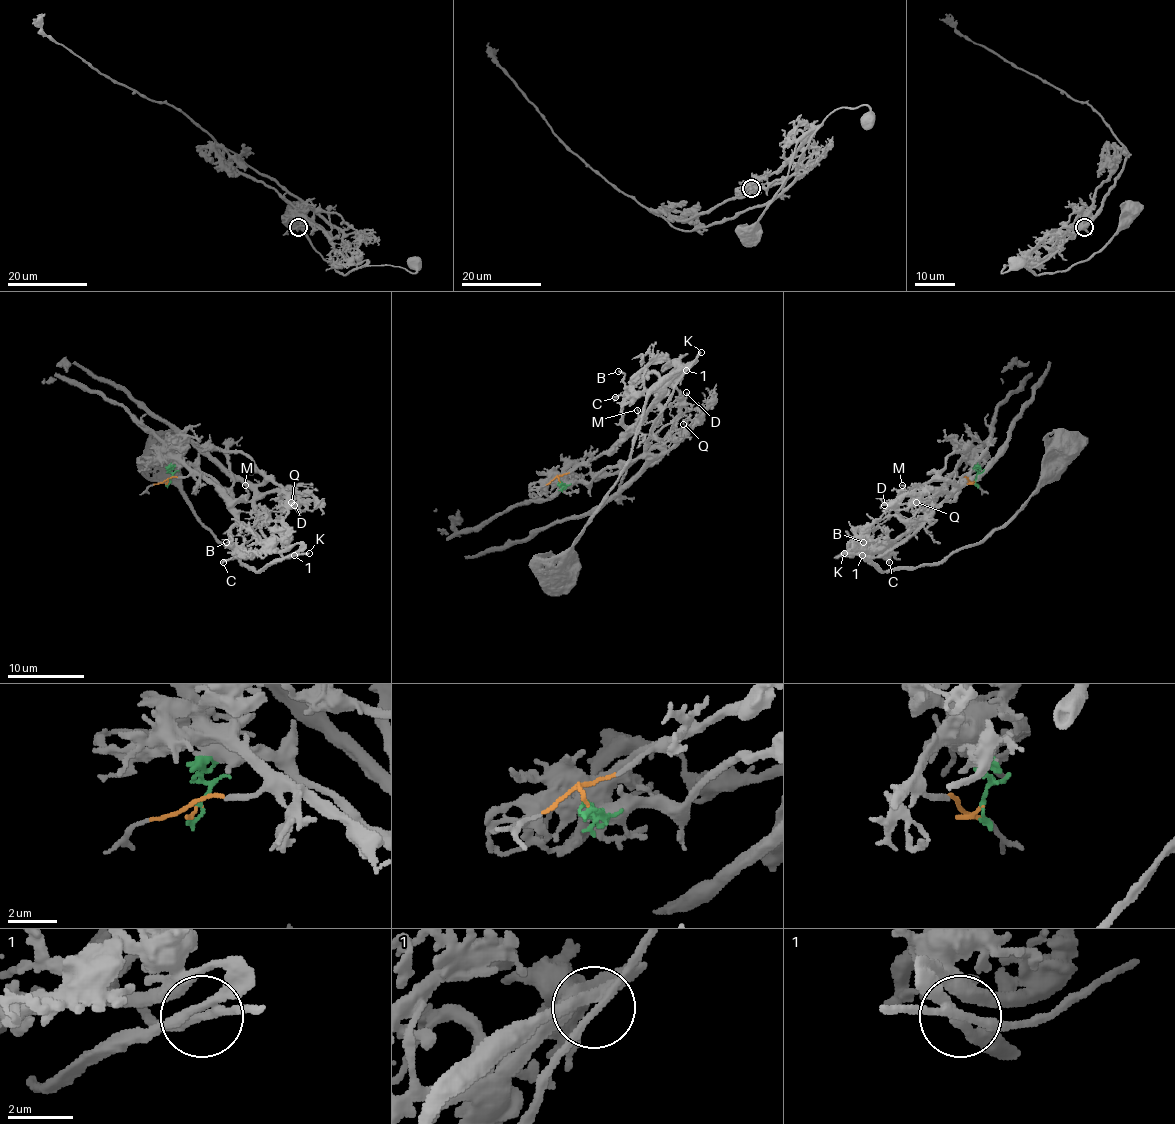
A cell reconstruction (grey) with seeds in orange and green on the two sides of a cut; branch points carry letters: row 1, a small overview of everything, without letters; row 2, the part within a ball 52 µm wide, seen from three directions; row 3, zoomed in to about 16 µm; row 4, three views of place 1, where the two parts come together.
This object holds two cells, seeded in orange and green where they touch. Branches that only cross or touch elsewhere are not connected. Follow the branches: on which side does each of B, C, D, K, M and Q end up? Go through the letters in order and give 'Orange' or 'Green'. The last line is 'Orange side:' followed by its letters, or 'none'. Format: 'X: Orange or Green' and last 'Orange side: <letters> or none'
B: Orange
C: Orange
D: Green
K: Green
M: Orange
Q: Green
Orange side: B, C, M

